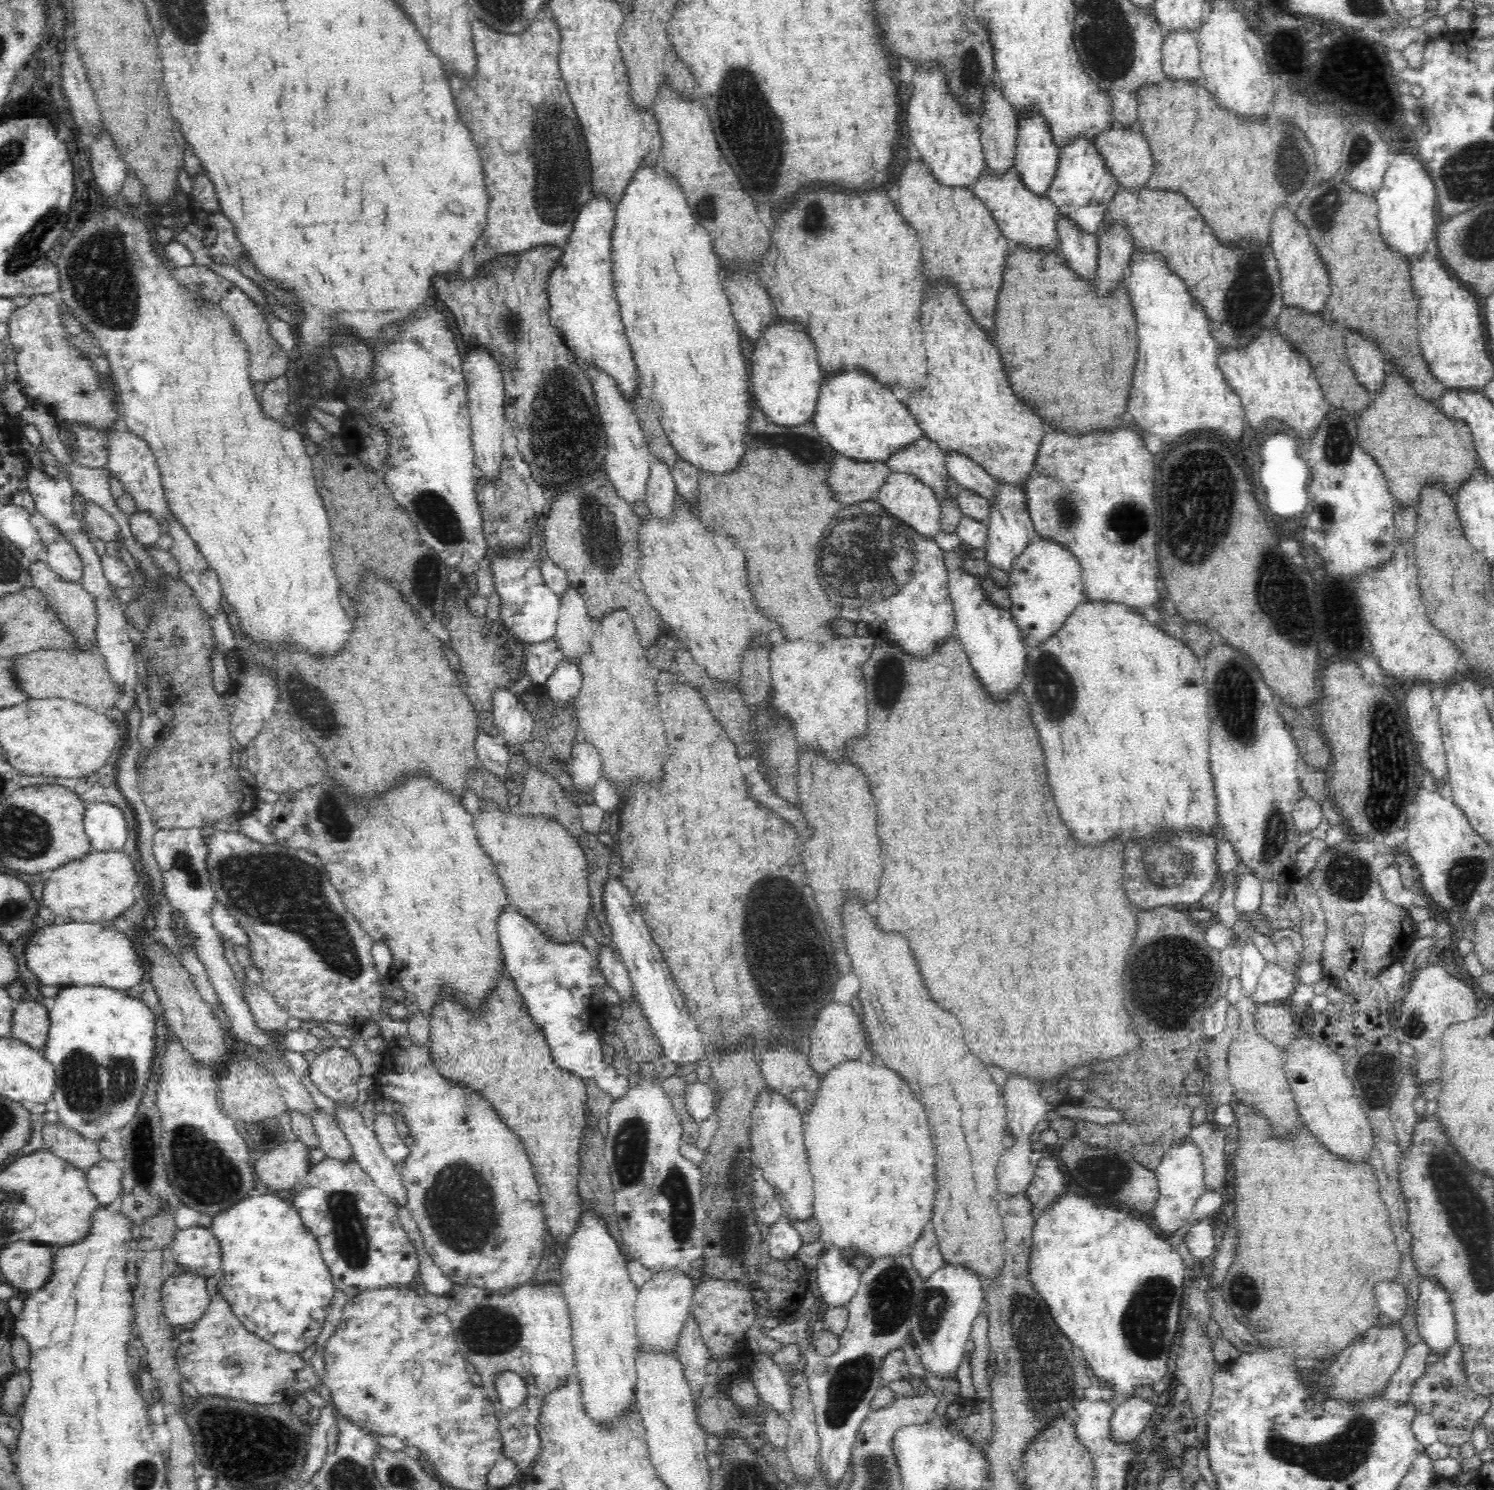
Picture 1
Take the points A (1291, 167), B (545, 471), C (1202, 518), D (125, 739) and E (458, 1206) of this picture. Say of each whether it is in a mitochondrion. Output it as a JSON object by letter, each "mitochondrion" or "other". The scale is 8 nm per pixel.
{"A":"mitochondrion","B":"mitochondrion","C":"mitochondrion","D":"other","E":"mitochondrion"}

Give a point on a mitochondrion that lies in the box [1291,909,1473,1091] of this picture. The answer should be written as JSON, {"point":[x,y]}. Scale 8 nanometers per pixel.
{"point":[1415,1028]}

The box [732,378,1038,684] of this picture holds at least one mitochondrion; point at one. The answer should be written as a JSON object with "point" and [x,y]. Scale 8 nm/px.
{"point":[870,557]}

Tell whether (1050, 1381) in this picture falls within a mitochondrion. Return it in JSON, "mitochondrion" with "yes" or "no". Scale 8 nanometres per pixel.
{"mitochondrion":"yes"}

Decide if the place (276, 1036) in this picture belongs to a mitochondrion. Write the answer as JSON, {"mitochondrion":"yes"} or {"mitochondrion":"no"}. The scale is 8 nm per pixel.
{"mitochondrion":"no"}

